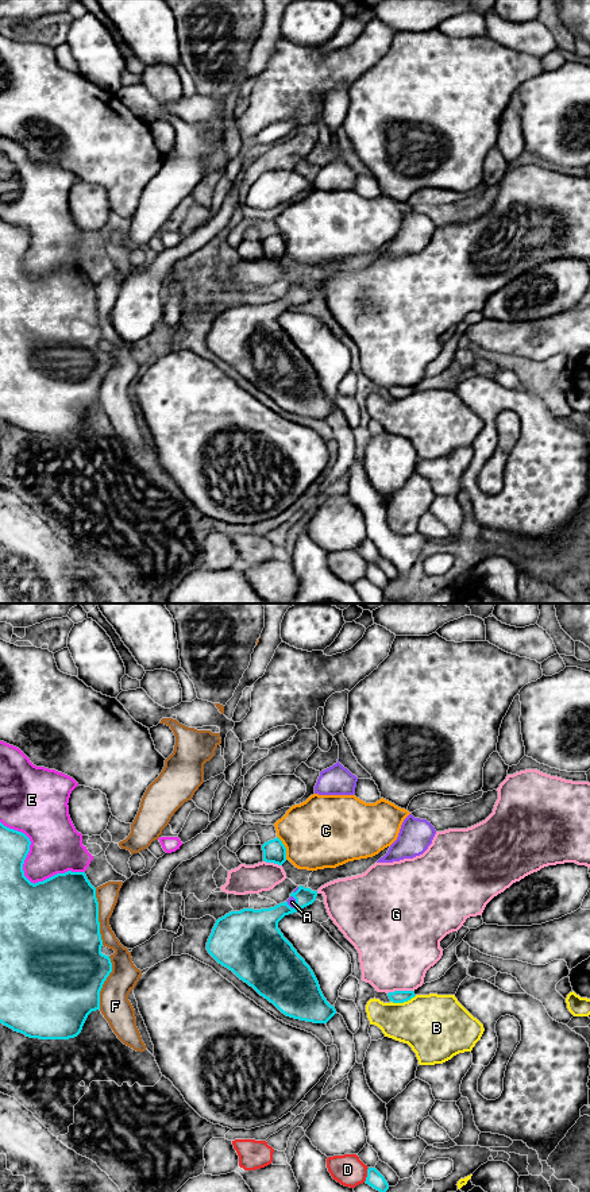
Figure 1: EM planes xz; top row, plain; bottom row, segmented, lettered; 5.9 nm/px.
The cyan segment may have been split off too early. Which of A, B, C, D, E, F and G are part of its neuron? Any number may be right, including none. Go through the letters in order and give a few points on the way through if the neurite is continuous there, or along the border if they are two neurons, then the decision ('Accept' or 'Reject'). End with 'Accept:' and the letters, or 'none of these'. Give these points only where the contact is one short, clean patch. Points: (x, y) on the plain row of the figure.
A: Path across: xz (261, 320), (296, 297), (292, 297). Accept
B: Reject
C: Reject
D: Reject
E: Reject
F: Reject
G: Reject
Accept: A

